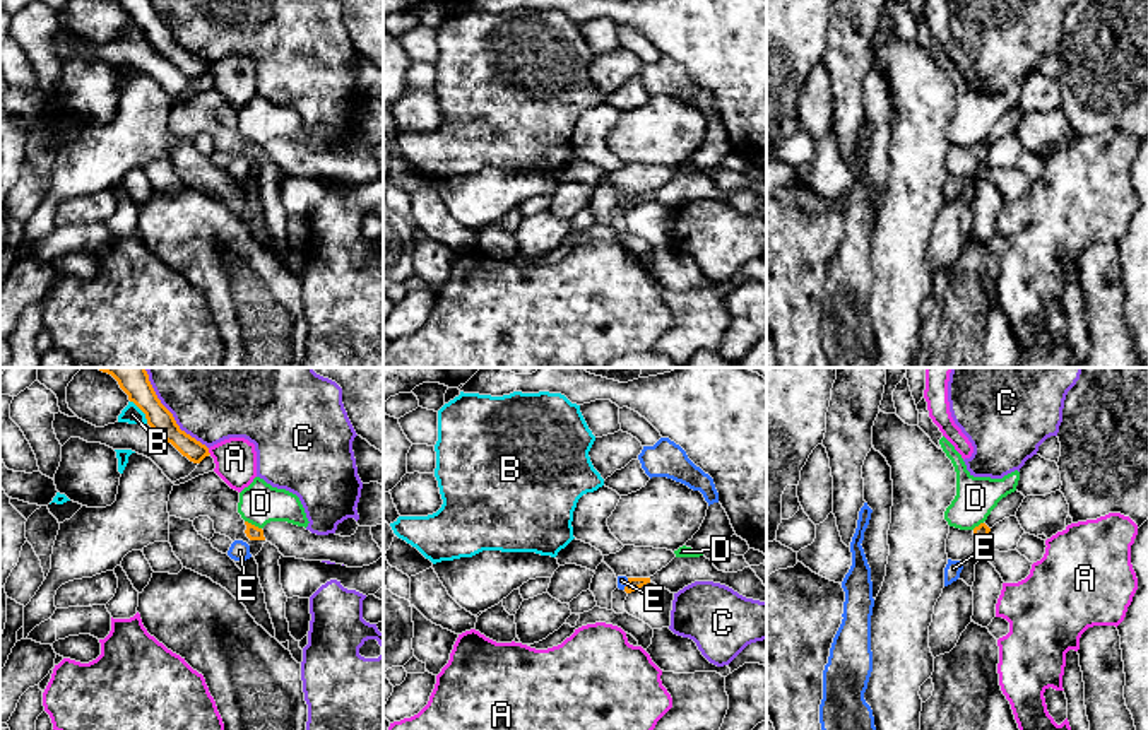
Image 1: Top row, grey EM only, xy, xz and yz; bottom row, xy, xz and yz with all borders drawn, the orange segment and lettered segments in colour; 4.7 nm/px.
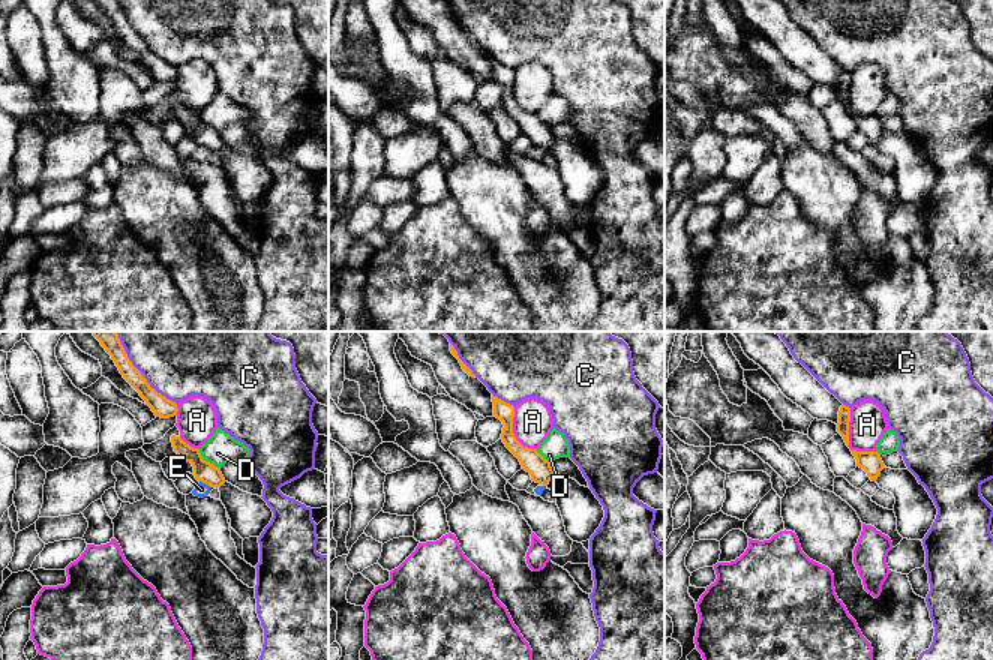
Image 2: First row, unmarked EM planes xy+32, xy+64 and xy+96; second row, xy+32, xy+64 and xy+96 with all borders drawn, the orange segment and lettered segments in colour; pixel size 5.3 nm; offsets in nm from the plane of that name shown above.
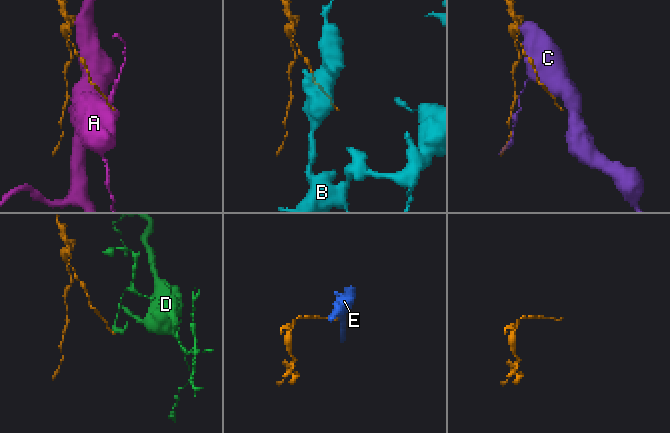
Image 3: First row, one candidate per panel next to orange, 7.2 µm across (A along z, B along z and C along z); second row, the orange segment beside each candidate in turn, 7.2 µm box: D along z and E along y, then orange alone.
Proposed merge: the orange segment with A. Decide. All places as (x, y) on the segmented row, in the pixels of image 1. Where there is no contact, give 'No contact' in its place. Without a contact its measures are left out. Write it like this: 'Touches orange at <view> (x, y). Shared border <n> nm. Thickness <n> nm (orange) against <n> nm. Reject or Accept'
Touches orange at xy (207, 452). Shared border 40 nm. Thickness 110 nm (orange) against 200 nm. Reject

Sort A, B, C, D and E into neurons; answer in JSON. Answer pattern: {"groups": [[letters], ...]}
{"groups": [["A"], ["B"], ["C"], ["D"], ["E"]]}

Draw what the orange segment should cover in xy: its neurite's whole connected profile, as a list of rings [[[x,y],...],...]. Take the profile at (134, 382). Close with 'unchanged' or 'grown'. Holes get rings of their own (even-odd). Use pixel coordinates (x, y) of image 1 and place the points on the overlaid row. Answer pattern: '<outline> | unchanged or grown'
[[[98,368],[111,374],[120,388],[128,395],[147,419],[147,424],[168,443],[171,443],[183,456],[193,463],[200,463],[209,456],[209,448],[186,434],[176,424],[173,414],[157,398],[145,368]]] | unchanged

